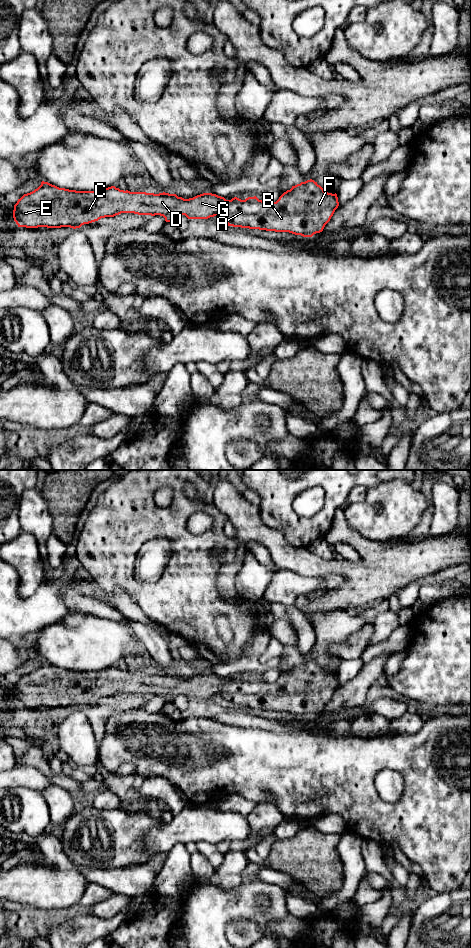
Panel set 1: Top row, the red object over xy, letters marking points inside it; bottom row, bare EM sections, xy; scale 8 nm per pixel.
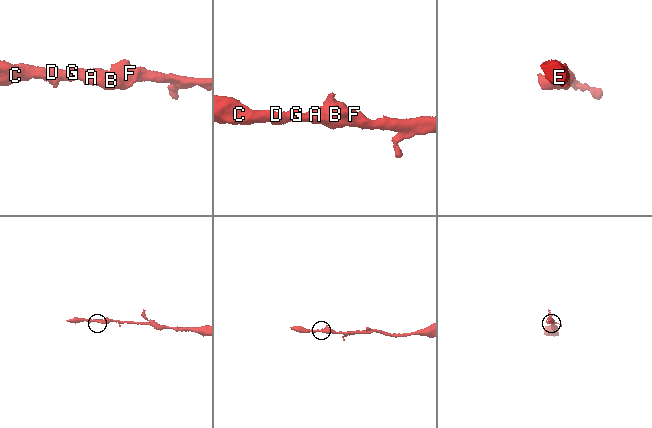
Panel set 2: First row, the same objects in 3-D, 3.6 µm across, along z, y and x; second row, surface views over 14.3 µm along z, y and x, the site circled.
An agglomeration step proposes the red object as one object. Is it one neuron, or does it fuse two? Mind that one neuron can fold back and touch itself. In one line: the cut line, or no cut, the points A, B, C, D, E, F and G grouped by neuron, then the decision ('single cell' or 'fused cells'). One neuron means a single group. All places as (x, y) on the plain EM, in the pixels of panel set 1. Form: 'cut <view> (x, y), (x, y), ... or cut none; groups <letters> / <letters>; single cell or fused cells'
cut none; groups A B C D E F G; single cell

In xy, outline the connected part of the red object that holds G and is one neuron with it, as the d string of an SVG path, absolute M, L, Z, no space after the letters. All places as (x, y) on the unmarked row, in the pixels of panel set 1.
M312 659L292 666L276 682L264 682L256 676L248 677L245 680L237 677L226 680L224 677L212 673L203 673L193 678L184 679L176 674L130 672L120 670L115 666L98 671L76 671L59 668L42 661L37 669L18 679L14 685L13 698L18 707L70 707L76 709L84 704L105 697L114 697L121 693L160 695L165 698L166 702L174 702L174 699L179 695L185 695L188 699L208 699L220 696L226 700L228 706L289 712L303 717L312 717L323 711L338 686L337 674L326 672Z

